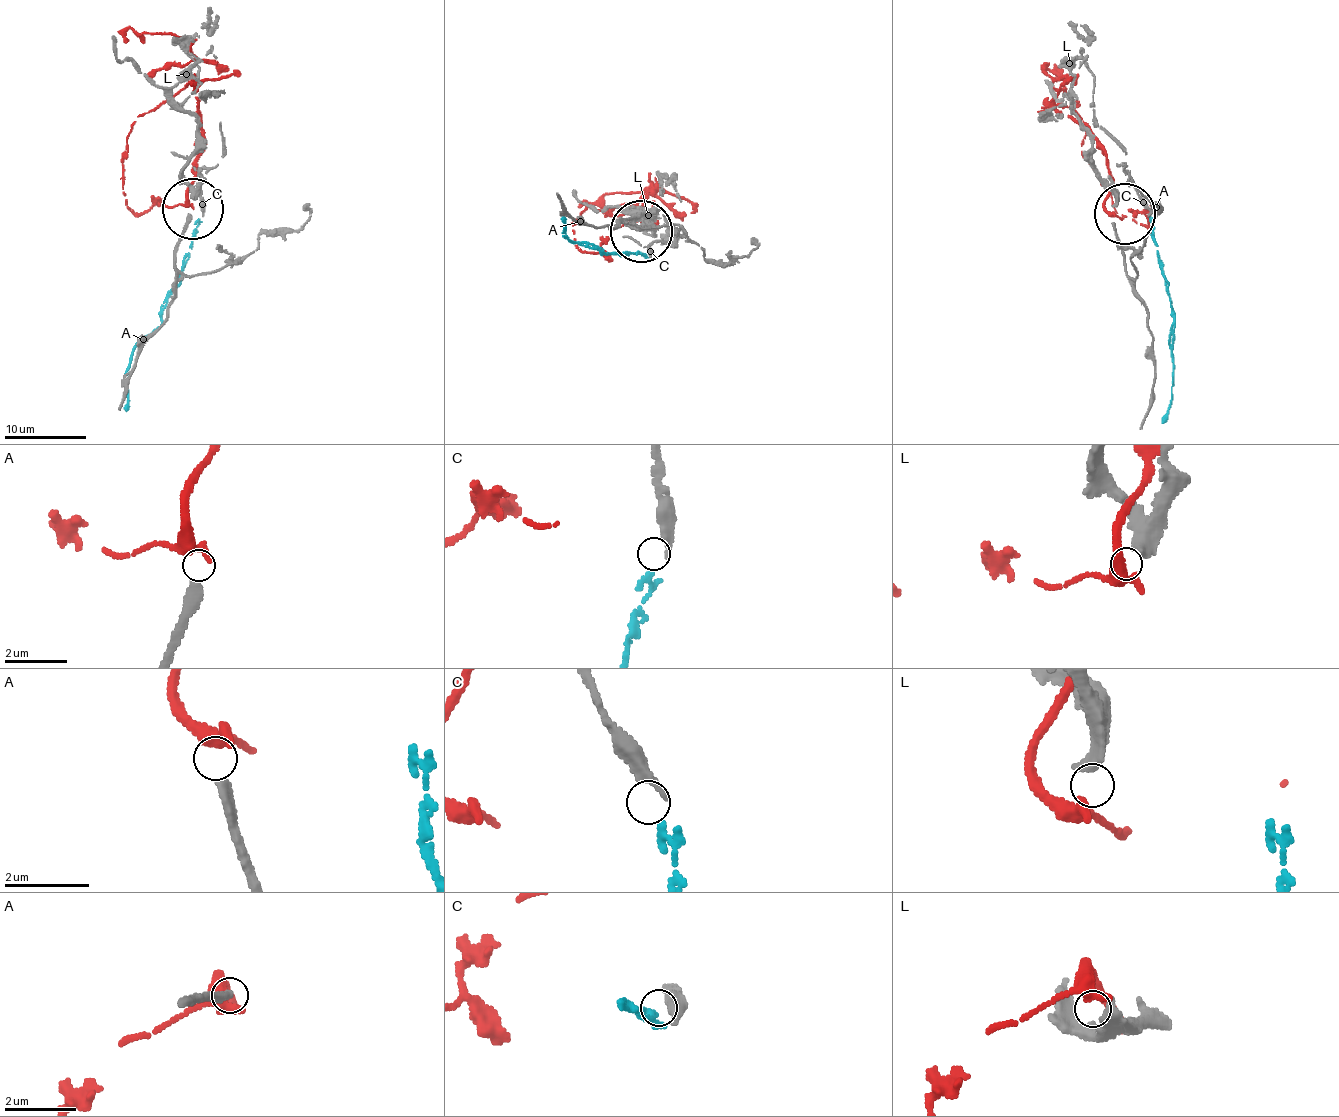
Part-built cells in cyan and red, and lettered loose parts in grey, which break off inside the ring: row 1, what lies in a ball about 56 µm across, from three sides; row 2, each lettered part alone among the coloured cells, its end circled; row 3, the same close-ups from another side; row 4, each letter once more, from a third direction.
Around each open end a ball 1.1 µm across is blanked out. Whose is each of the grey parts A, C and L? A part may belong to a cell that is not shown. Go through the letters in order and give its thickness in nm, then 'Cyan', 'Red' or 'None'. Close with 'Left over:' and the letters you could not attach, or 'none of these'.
A: Thickness 280 nm. Red
C: Thickness 240 nm. Cyan
L: Thickness 480 nm. None
Left over: L

